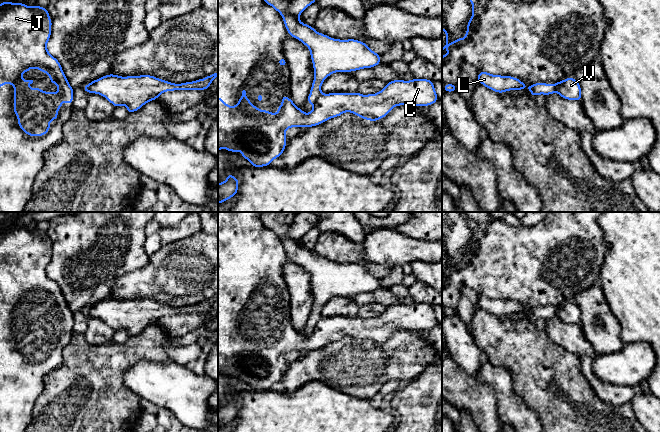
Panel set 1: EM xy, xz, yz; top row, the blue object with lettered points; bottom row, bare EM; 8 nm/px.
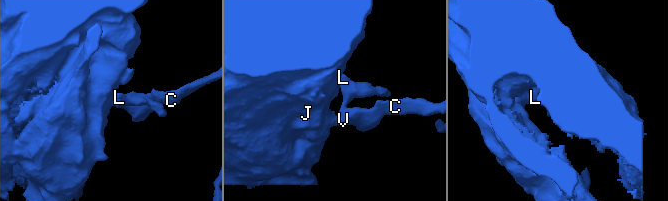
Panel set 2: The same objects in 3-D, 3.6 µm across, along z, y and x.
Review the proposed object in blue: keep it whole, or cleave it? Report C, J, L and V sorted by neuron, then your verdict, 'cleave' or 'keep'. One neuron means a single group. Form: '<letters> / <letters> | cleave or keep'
C J V / L | cleave

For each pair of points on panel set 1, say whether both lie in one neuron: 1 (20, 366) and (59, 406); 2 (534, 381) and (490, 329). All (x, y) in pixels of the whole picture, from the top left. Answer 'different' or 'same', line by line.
1: different
2: same

